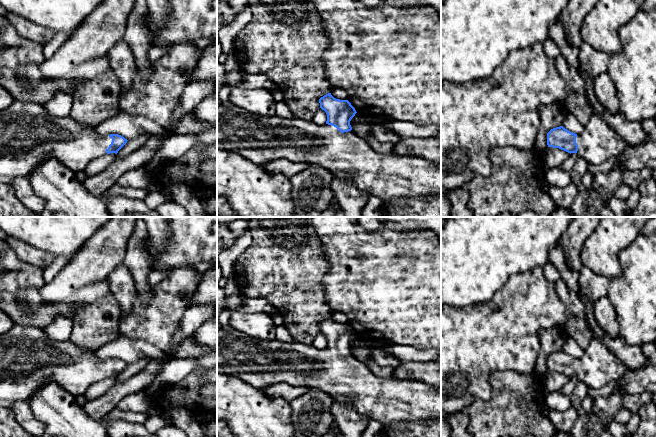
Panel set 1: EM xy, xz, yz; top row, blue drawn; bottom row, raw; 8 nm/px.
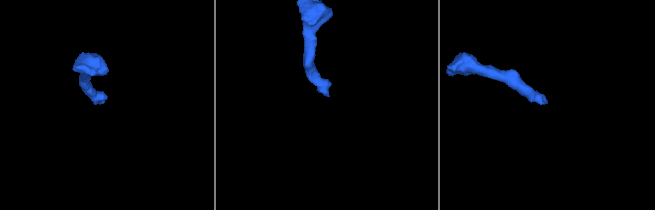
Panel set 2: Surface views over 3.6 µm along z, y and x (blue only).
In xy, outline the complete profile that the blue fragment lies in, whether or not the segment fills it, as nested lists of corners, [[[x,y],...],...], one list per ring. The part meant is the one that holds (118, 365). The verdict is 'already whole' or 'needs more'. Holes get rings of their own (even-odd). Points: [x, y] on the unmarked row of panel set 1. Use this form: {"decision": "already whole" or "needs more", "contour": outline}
{"decision": "needs more", "contour": [[[14,326],[0,335],[0,403],[11,405],[27,401],[48,383],[57,383],[75,398],[84,396],[88,387],[103,379],[115,377],[127,367],[118,358],[99,360],[96,351],[85,350],[69,339],[55,341],[35,326]]]}

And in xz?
{"decision": "needs more", "contour": [[[328,317],[319,323],[320,332],[327,338],[325,348],[298,342],[258,340],[233,329],[229,324],[221,325],[217,319],[217,373],[244,380],[251,386],[263,390],[269,385],[288,384],[295,388],[316,388],[327,393],[342,404],[351,405],[358,413],[378,421],[382,427],[397,422],[428,421],[441,419],[441,388],[412,378],[381,378],[359,361],[350,349],[357,337],[348,324],[334,322]]]}

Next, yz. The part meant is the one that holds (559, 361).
{"decision": "needs more", "contour": [[[593,338],[584,349],[584,355],[581,358],[572,357],[563,350],[551,353],[547,357],[547,369],[548,371],[559,372],[570,378],[577,377],[588,388],[600,389],[611,381],[617,382],[623,377],[628,368],[600,339]]]}

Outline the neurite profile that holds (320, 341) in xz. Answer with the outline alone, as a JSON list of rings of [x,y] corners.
[[[321,332],[315,337],[313,345],[319,349],[324,348],[327,345],[327,338]]]

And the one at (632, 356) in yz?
[[[561,242],[551,249],[549,253],[549,263],[560,272],[561,279],[566,283],[569,290],[583,301],[587,323],[594,338],[600,339],[628,369],[639,370],[649,366],[651,363],[643,354],[640,345],[629,345],[619,335],[615,338],[611,338],[601,329],[594,316],[594,303],[580,294],[579,272],[569,267]]]

